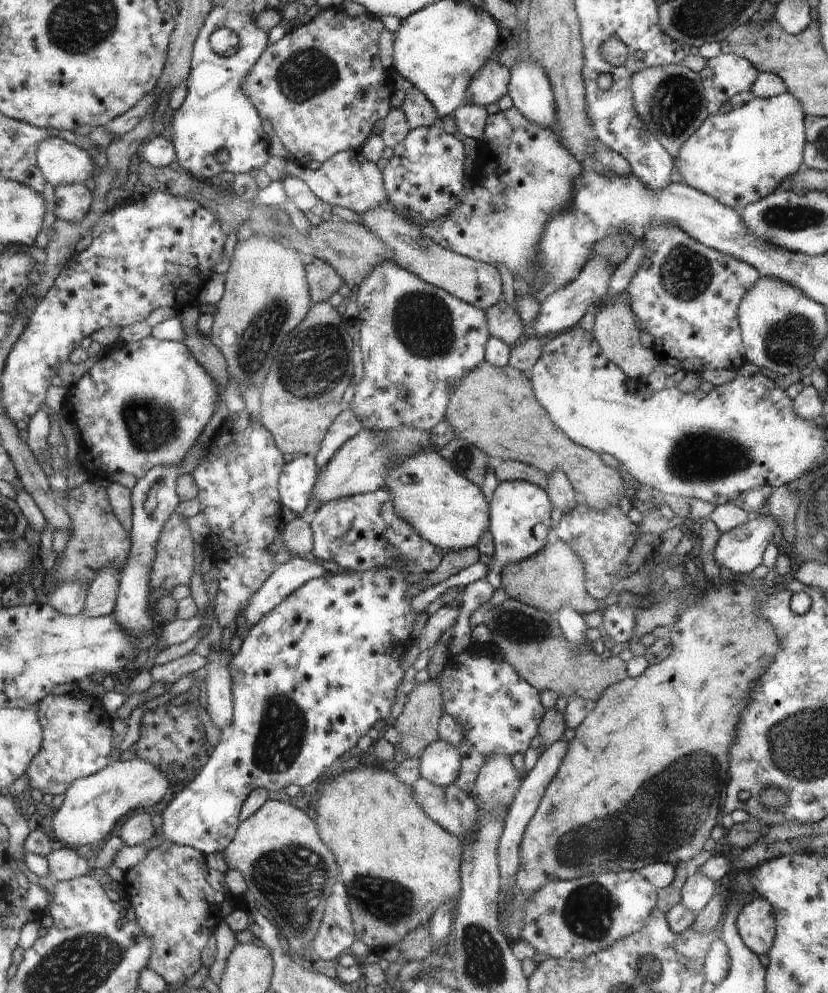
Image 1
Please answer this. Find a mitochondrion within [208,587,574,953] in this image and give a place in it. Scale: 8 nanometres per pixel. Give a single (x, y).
(291, 878)

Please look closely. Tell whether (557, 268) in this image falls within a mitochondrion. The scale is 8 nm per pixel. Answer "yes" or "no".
yes

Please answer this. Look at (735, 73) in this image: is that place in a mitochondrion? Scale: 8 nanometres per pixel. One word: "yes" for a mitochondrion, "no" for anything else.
no

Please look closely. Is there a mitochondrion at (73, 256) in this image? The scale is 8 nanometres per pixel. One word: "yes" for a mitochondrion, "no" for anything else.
no

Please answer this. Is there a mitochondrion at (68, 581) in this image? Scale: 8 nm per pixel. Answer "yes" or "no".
no

